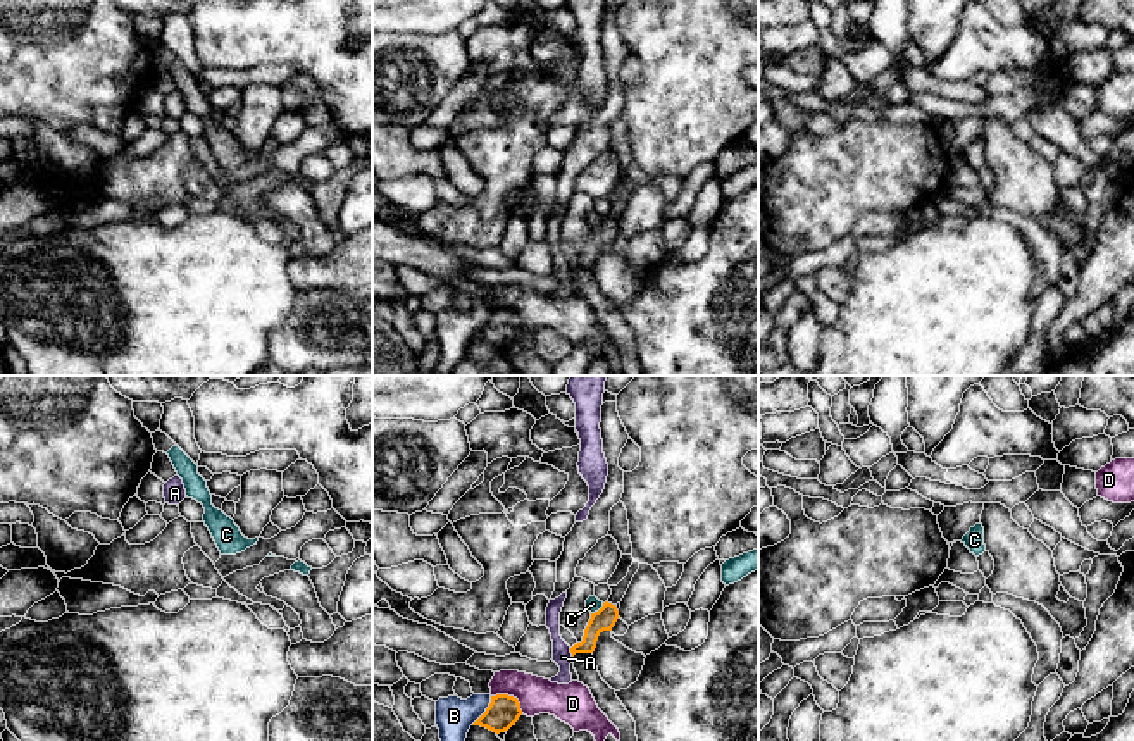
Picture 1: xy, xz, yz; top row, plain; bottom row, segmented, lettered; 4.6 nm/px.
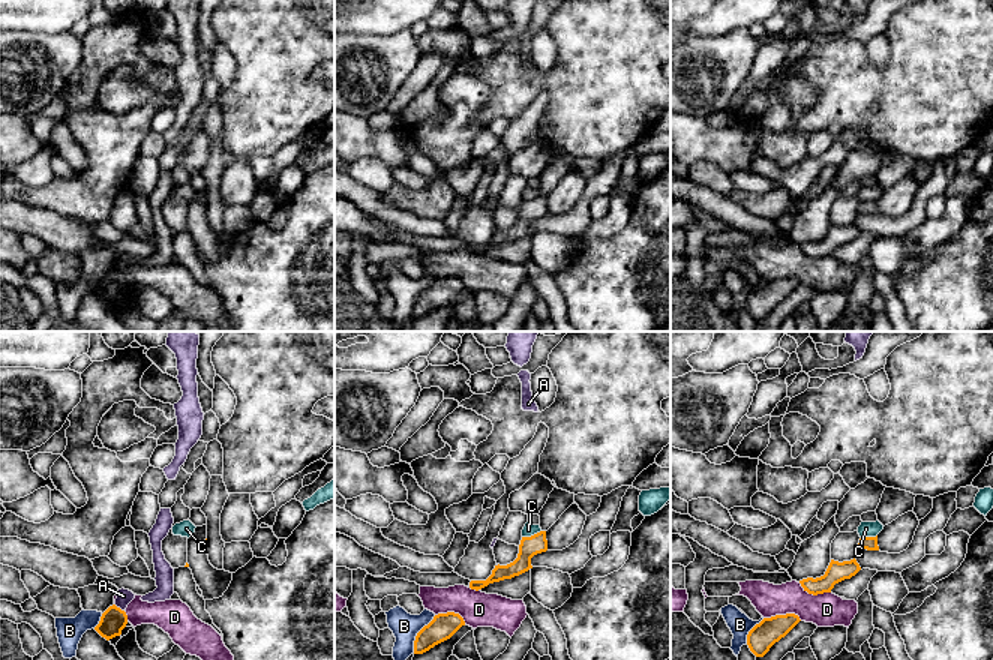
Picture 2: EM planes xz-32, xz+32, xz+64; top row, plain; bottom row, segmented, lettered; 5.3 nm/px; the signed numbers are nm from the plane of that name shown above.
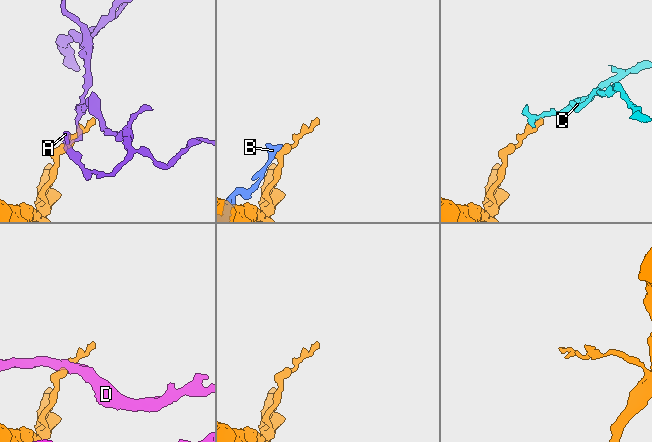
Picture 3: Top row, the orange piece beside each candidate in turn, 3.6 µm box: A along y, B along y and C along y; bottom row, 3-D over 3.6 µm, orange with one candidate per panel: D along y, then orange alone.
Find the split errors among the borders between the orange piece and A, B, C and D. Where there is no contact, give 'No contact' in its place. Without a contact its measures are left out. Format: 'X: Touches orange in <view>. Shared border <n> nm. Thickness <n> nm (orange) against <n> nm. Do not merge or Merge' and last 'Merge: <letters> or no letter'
A: Touches orange in xz. Shared border 40 nm. Thickness 100 nm (orange) against 90 nm. Do not merge
B: Touches orange in xz. Shared border 170 nm. Thickness 150 nm (orange) against 180 nm. Do not merge
C: Touches orange in xz. Shared border 80 nm. Thickness 100 nm (orange) against 70 nm. Do not merge
D: Touches orange in xz. Shared border 170 nm. Thickness 150 nm (orange) against 180 nm. Do not merge
Merge: no letter

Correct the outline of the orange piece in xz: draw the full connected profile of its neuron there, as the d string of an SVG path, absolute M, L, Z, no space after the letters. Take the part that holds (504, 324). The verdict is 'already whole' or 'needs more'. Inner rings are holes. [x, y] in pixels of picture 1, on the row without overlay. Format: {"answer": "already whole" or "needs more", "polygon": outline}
{"answer": "already whole", "polygon": "M508 308L491 310L491 317L486 326L472 338L486 341L496 348L508 345L522 329L517 312Z"}

